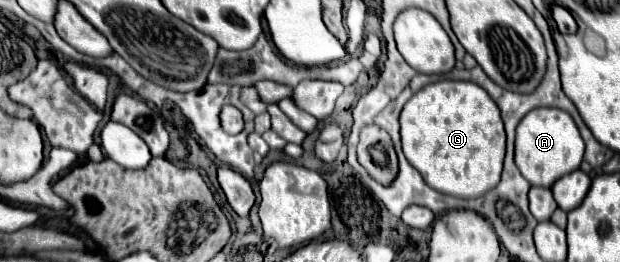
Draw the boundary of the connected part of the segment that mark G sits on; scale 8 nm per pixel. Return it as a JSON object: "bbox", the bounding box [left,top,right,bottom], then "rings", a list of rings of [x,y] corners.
{"bbox":[401,80,505,198],"rings":[[[441,80],[413,94],[401,112],[401,142],[409,164],[441,194],[477,198],[501,180],[505,126],[497,104],[475,82]]]}

